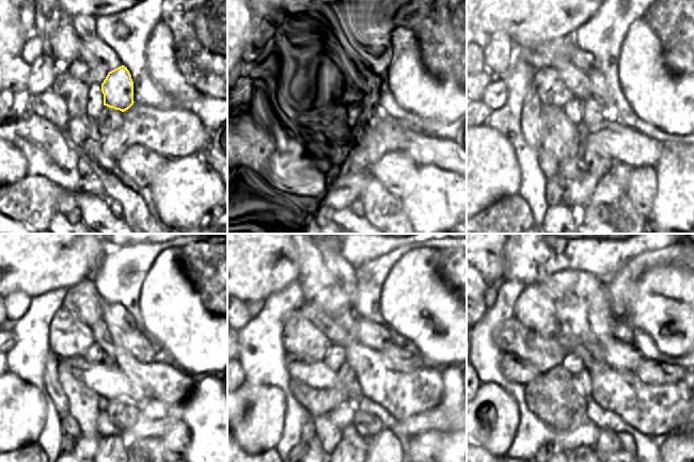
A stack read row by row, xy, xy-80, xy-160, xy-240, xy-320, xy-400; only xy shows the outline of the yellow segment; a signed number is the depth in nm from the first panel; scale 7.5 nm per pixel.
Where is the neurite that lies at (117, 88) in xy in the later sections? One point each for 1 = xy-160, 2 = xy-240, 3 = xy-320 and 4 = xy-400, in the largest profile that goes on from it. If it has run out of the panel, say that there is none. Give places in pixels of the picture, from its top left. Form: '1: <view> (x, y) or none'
1: xy-160 (594, 113)
2: xy-240 (108, 360)
3: xy-320 (345, 373)
4: xy-400 (582, 381)

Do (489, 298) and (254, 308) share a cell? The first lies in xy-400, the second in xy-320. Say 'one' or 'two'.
one

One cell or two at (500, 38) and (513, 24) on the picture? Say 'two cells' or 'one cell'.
two cells

